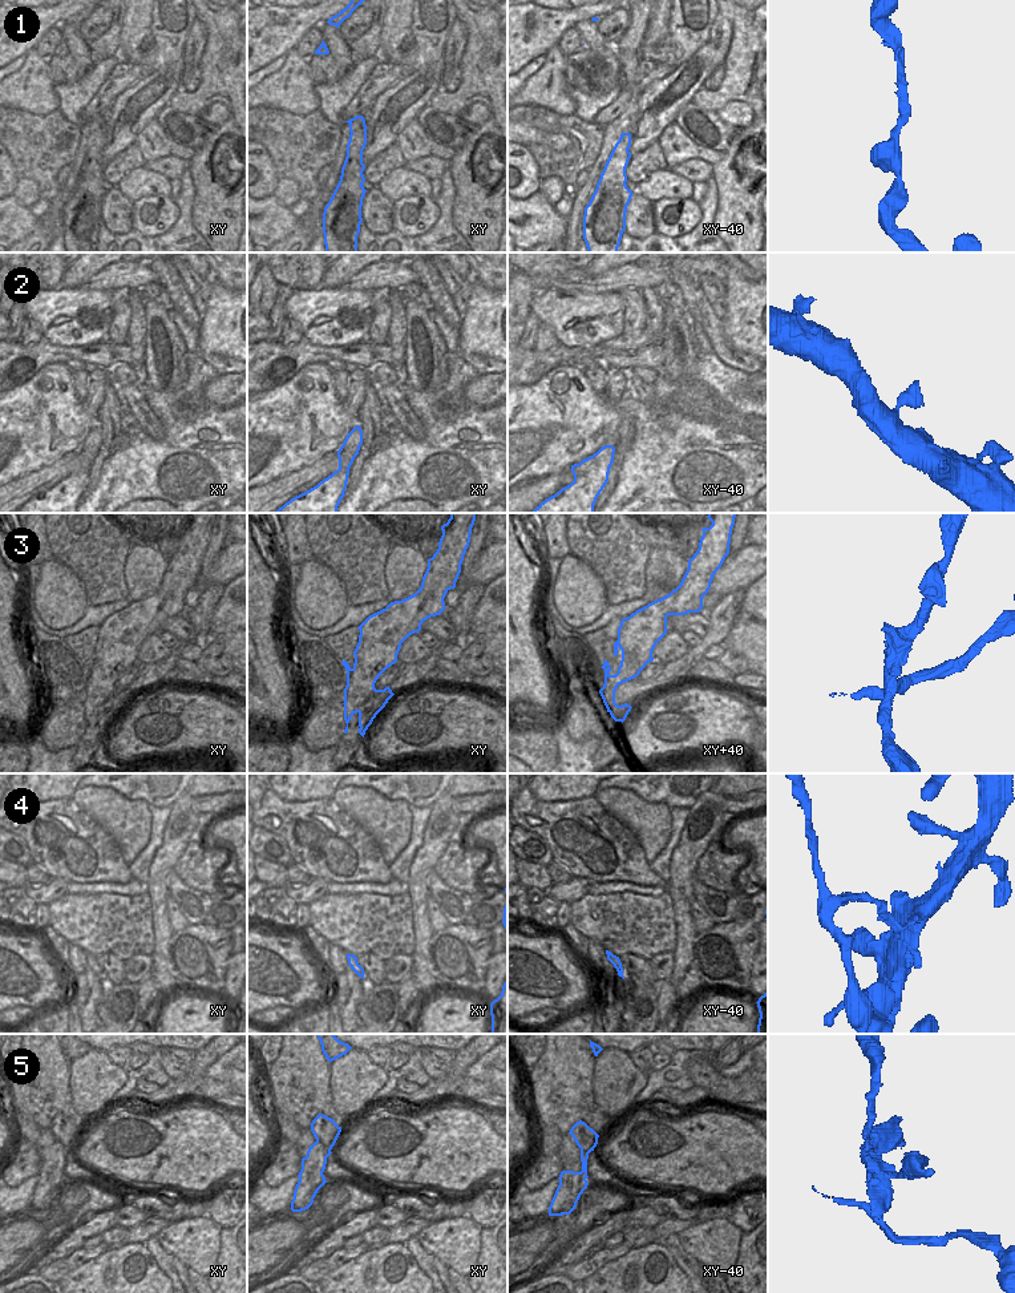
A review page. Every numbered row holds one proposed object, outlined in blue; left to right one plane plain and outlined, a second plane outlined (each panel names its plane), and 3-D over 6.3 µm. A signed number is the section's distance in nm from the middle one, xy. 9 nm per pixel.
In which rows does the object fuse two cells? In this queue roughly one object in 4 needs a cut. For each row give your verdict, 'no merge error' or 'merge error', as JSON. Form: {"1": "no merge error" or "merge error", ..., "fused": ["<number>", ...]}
{"1": "no merge error", "2": "no merge error", "3": "no merge error", "4": "merge error", "5": "merge error", "fused": ["4", "5"]}

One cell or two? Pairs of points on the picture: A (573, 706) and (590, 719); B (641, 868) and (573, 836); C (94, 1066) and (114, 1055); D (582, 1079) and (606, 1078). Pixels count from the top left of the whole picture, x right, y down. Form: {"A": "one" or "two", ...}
{"A": "one", "B": "one", "C": "two", "D": "two"}

